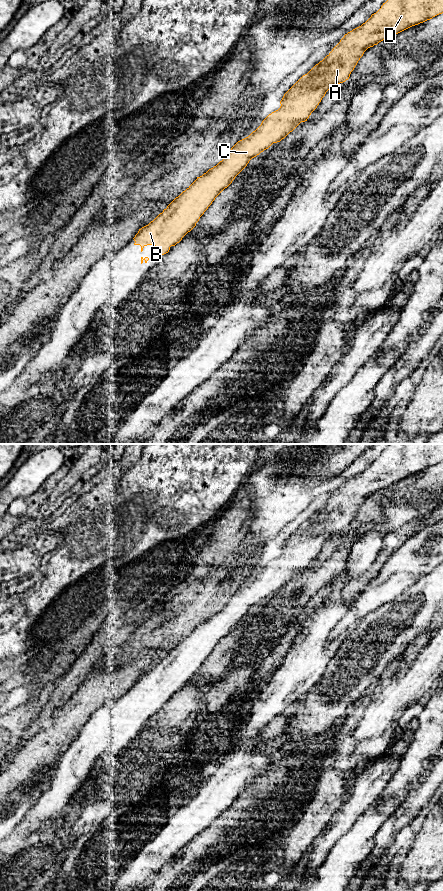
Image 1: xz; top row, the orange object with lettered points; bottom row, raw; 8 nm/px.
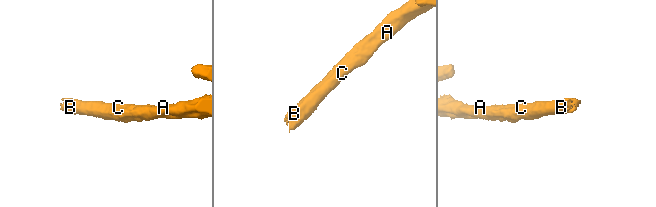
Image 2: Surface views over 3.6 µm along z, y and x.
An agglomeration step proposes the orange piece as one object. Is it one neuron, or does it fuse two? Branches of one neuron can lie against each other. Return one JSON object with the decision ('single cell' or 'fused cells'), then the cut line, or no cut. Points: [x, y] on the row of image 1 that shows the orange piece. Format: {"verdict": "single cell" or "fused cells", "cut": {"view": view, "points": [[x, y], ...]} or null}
{"verdict": "single cell", "cut": null}

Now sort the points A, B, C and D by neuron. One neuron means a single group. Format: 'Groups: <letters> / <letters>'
Groups: A B C D

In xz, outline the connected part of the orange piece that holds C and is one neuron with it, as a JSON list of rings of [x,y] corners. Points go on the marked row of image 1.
[[[387,0],[381,8],[363,23],[361,26],[353,29],[344,35],[340,42],[332,49],[332,51],[318,64],[316,64],[307,74],[303,75],[283,96],[280,101],[280,108],[269,114],[261,123],[261,125],[253,131],[248,137],[238,141],[229,151],[229,153],[216,166],[209,169],[197,179],[178,197],[176,197],[166,209],[163,210],[148,225],[139,229],[133,238],[134,245],[141,246],[141,252],[147,245],[156,247],[156,259],[160,259],[162,255],[169,252],[171,246],[175,246],[182,238],[190,232],[199,221],[200,217],[212,204],[215,198],[227,188],[235,177],[247,166],[249,161],[268,149],[273,143],[280,142],[290,132],[292,132],[301,122],[307,121],[311,113],[317,108],[326,92],[334,85],[345,82],[349,79],[351,72],[354,70],[364,52],[379,42],[390,38],[412,26],[423,23],[433,17],[443,13],[443,0]]]

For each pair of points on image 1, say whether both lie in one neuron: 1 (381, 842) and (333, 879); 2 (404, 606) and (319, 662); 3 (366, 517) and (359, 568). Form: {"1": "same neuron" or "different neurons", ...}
{"1": "different neurons", "2": "different neurons", "3": "different neurons"}

